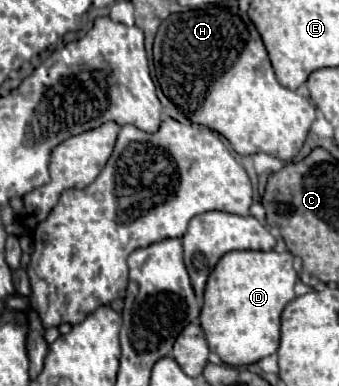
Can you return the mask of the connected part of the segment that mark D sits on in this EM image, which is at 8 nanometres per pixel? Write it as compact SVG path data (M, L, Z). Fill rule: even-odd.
M231 251L227 255L223 255L219 259L219 263L215 265L213 273L209 275L209 281L207 281L207 287L205 287L205 305L201 309L201 327L205 331L205 339L209 343L209 349L215 351L223 363L227 365L233 365L233 367L241 367L241 365L249 365L249 363L257 363L259 359L267 357L267 355L273 355L277 349L279 349L279 335L281 335L281 313L285 309L285 305L289 301L295 299L295 287L297 283L297 273L293 269L293 255L289 251L285 253L277 253L277 251Z

